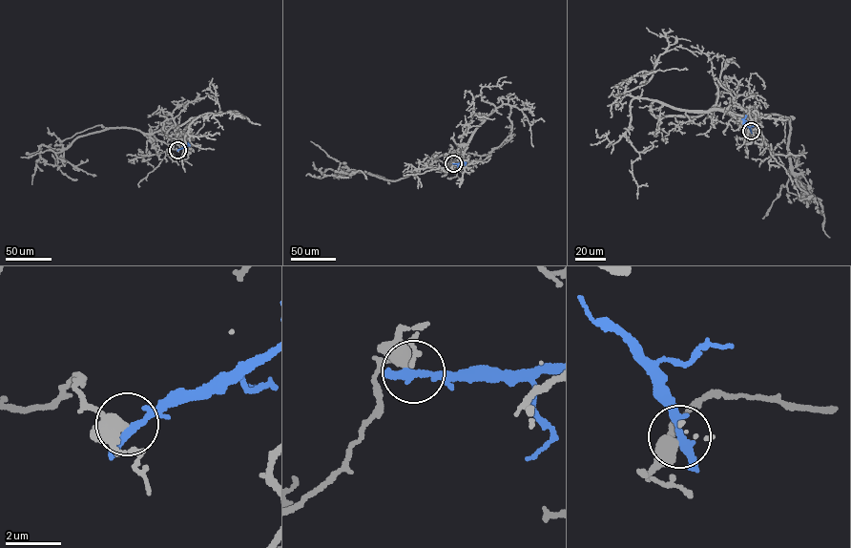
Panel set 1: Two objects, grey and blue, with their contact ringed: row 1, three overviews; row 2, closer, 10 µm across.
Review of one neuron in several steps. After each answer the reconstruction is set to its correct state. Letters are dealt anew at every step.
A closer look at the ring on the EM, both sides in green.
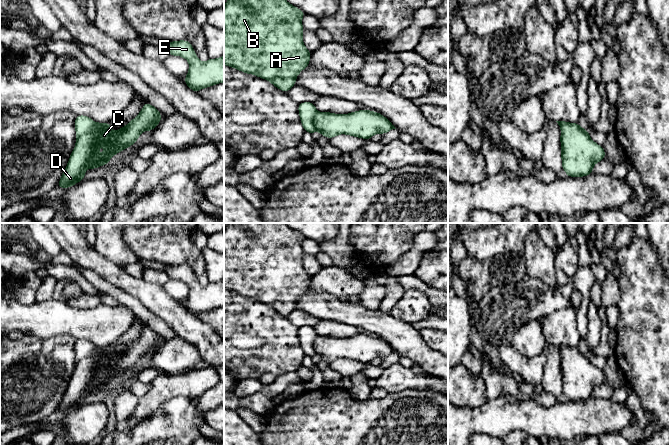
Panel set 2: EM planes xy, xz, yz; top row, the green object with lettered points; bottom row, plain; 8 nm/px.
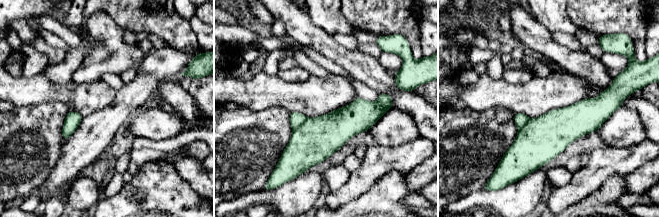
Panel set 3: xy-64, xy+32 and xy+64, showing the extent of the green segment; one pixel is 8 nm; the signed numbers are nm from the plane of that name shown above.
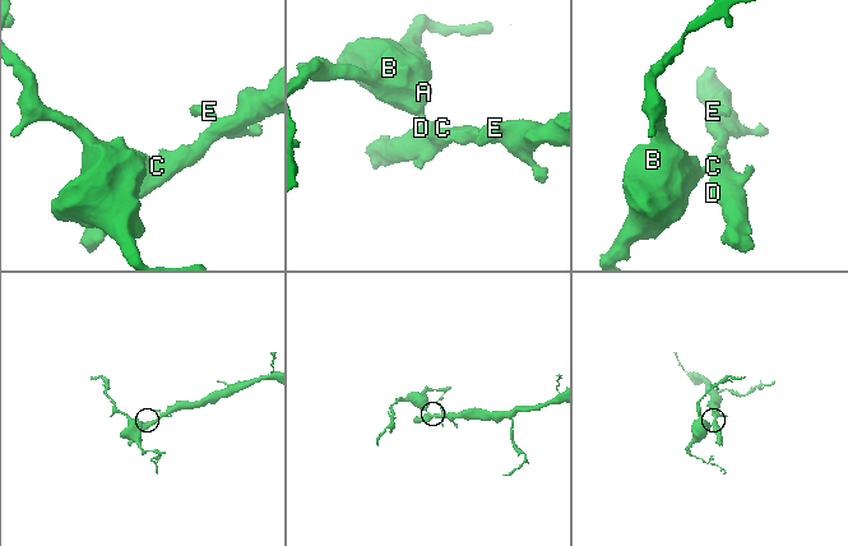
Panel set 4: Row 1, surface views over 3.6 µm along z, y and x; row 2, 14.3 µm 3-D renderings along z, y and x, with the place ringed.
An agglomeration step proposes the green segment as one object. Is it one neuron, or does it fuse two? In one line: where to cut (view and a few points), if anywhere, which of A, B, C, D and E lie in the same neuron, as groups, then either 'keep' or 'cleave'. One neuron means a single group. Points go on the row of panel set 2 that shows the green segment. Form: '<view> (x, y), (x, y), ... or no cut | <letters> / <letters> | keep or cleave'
xy (95, 122), (87, 132), (77, 139) | A B / C D E | cleave

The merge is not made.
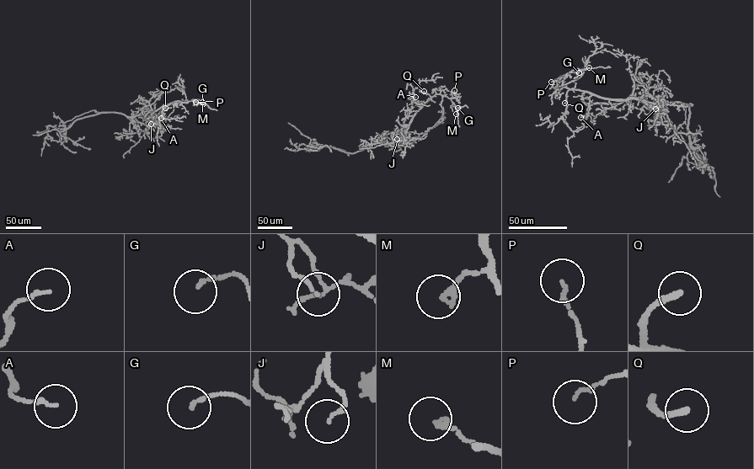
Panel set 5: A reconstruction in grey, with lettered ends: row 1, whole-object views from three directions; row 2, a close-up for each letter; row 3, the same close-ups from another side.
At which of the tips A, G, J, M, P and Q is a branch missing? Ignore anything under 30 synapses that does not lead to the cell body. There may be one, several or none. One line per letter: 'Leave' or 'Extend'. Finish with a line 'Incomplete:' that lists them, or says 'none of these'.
A: Leave
G: Leave
J: Leave
M: Leave
P: Extend
Q: Extend
Incomplete: P, Q

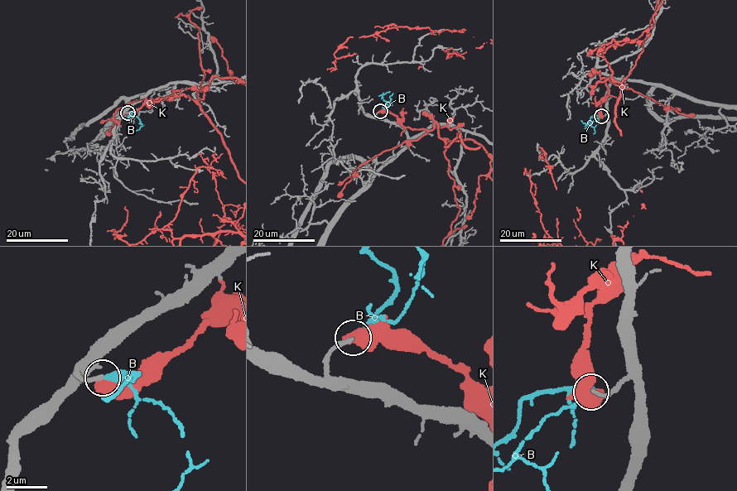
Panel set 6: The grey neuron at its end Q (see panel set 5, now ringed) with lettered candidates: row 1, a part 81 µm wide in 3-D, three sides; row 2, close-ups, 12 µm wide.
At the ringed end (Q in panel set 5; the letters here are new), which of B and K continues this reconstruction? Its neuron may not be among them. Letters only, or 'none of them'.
B

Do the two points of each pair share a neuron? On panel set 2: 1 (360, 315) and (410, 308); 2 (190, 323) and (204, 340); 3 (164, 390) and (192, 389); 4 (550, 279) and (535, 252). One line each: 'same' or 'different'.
1: different
2: same
3: same
4: same

